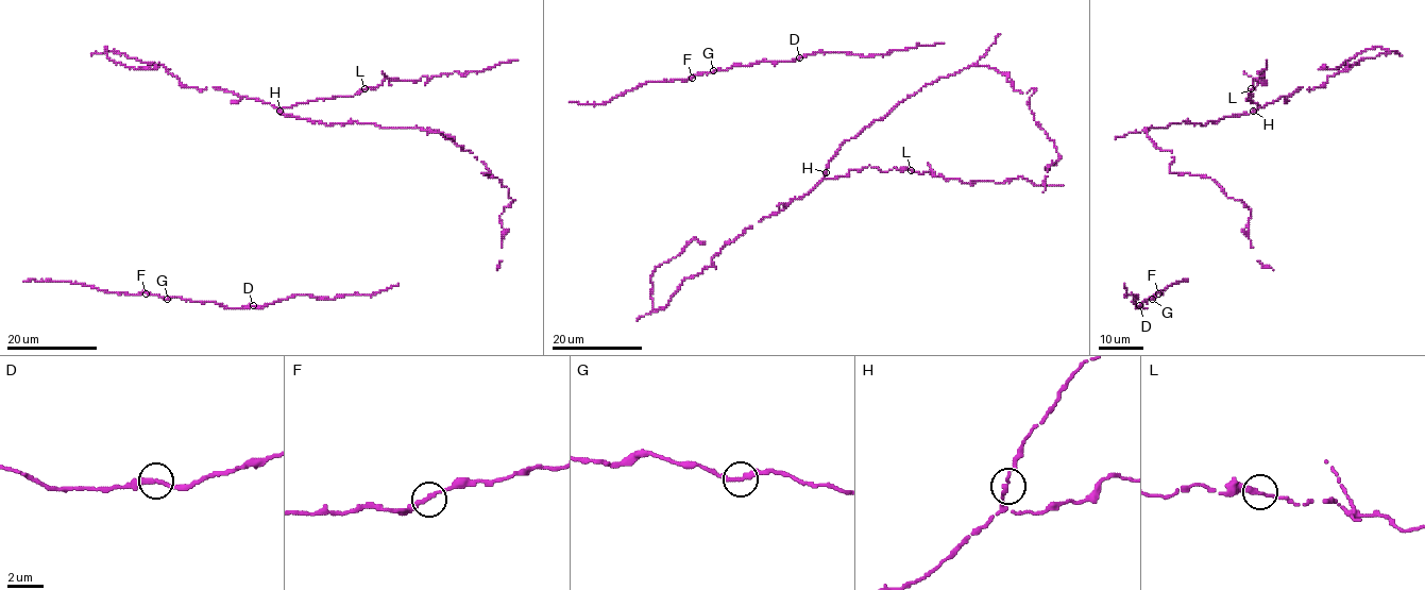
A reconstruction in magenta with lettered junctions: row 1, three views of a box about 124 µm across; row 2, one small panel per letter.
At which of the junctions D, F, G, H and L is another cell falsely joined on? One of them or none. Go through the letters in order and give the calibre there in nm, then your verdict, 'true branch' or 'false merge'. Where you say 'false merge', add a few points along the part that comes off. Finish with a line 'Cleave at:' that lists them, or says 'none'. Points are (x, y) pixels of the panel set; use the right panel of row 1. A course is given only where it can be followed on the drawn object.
D: calibre 260 nm; true branch
F: calibre 260 nm; true branch
G: calibre 280 nm; true branch
H: calibre 240 nm; true branch
L: calibre 260 nm; true branch
Cleave at: none

